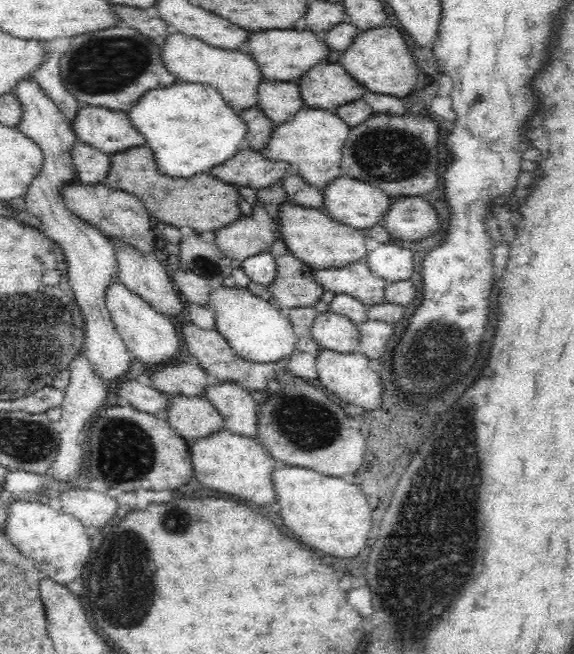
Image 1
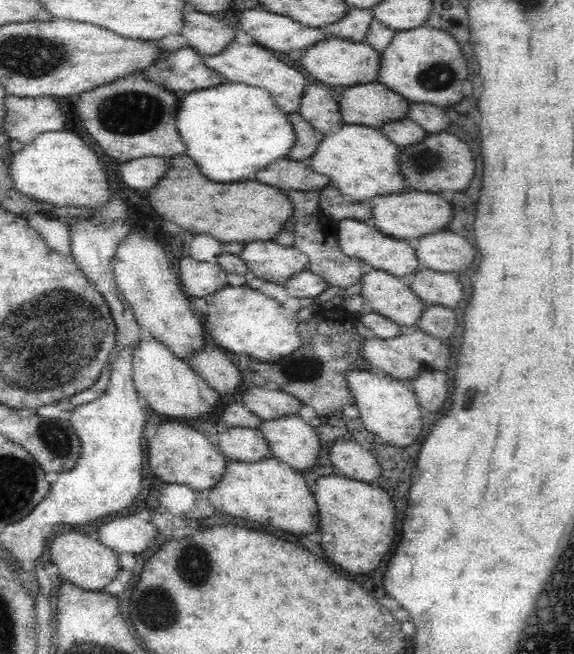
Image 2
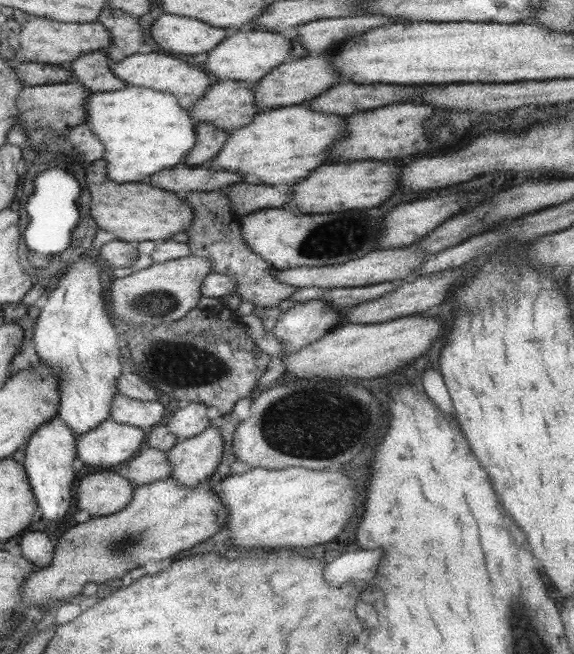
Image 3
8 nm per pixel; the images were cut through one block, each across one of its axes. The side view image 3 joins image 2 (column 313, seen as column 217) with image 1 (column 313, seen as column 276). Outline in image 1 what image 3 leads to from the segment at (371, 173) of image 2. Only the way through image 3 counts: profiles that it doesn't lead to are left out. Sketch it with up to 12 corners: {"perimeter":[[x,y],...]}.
{"perimeter":[[302,107],[260,152],[323,189],[341,175],[350,126]]}

